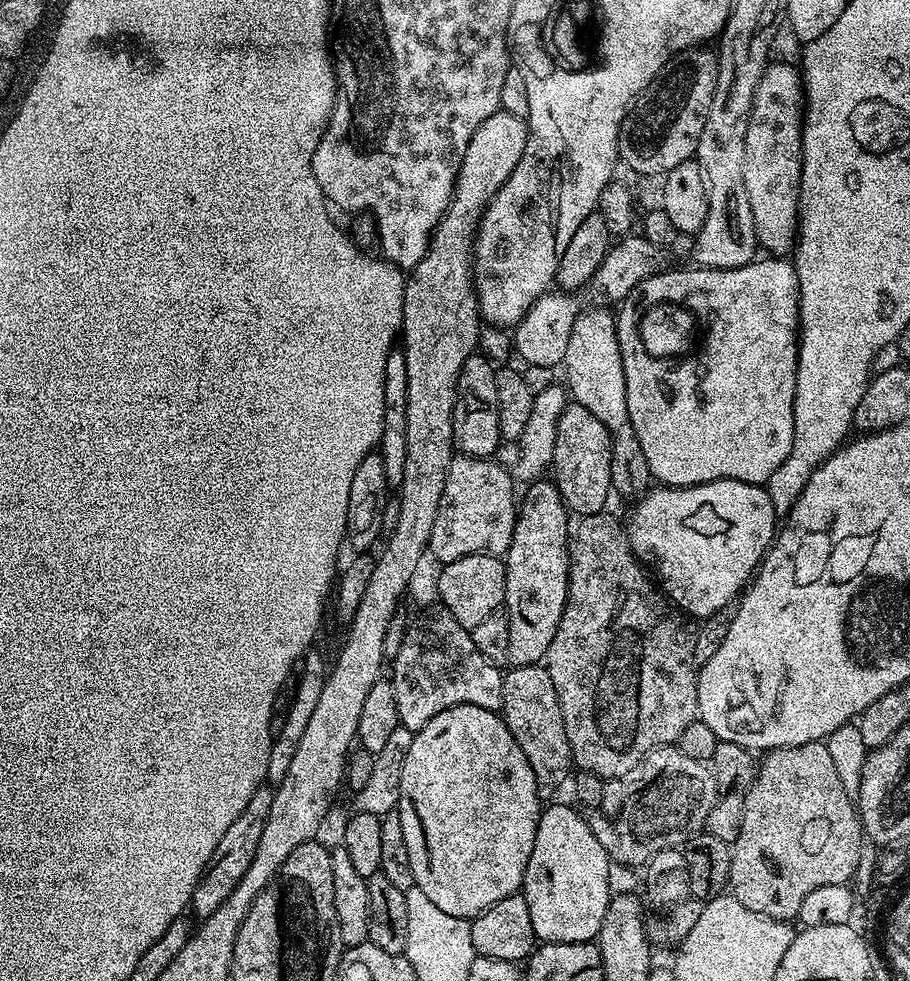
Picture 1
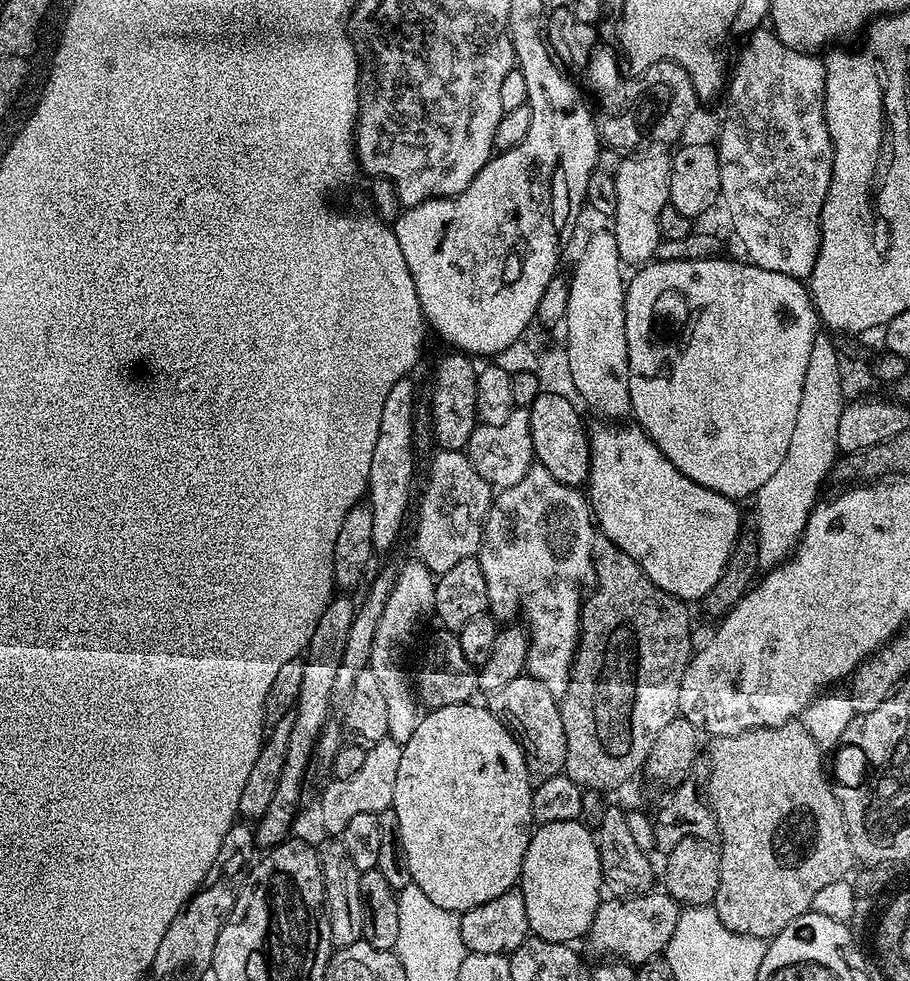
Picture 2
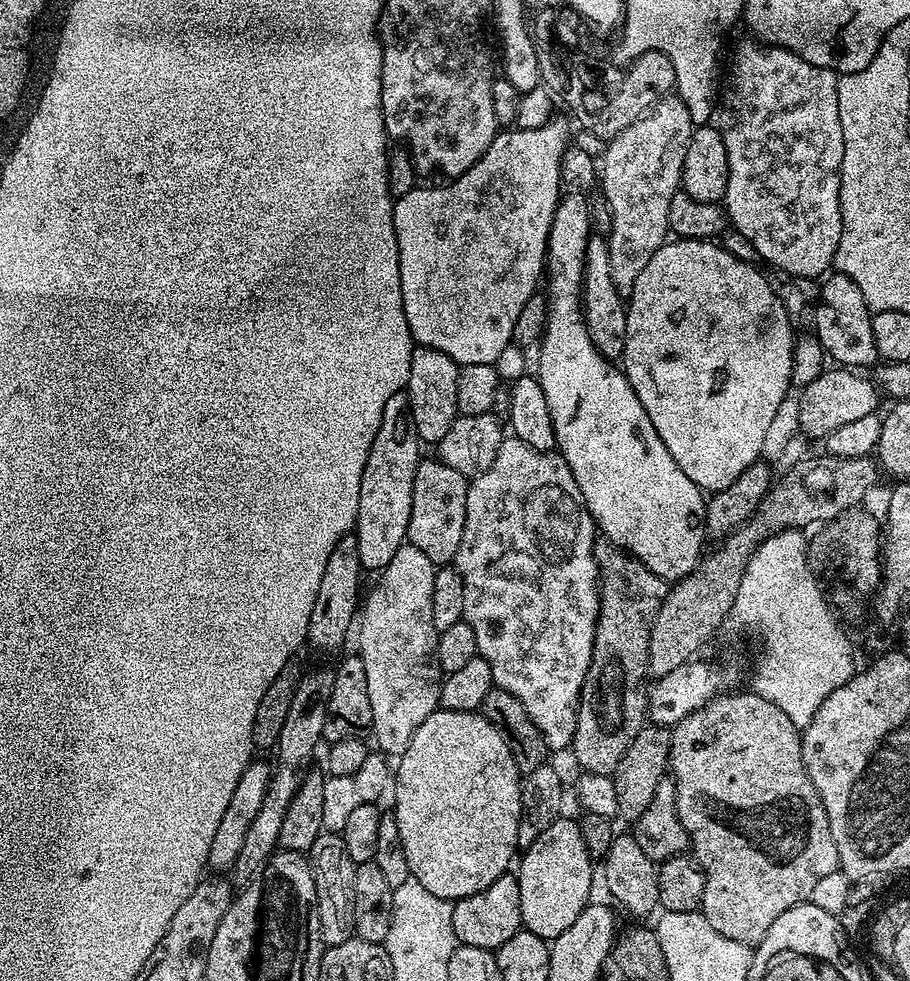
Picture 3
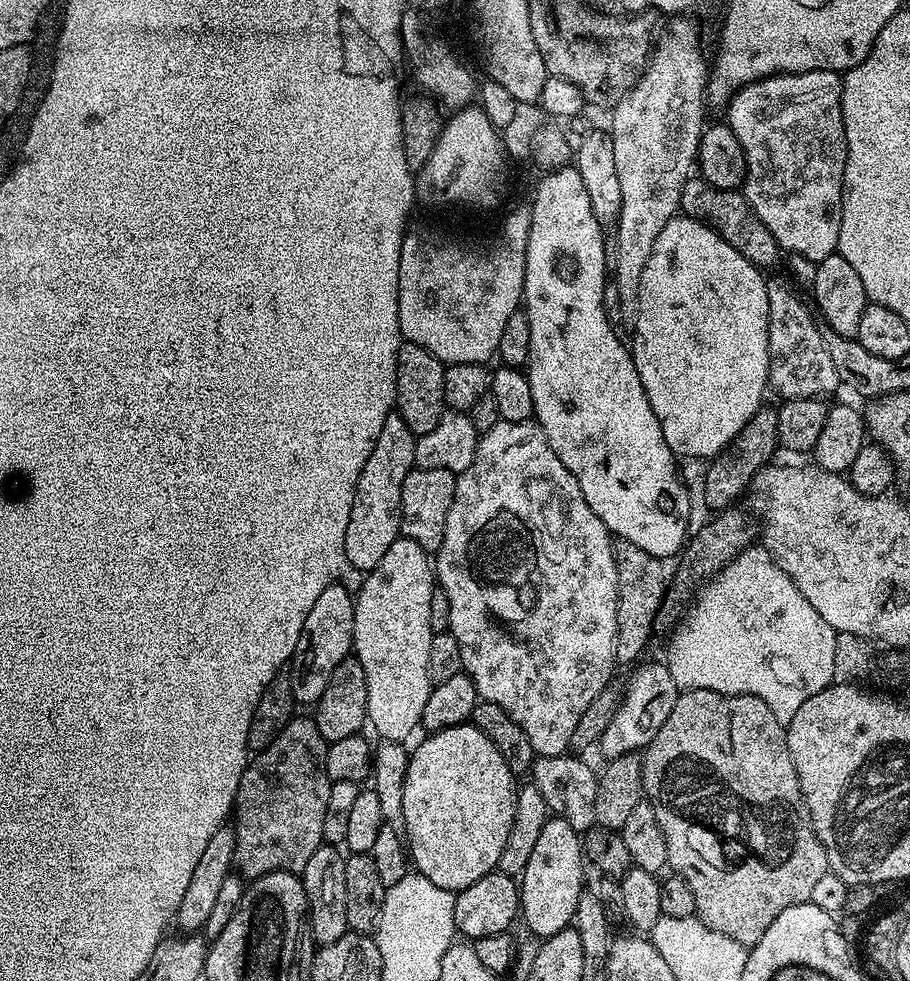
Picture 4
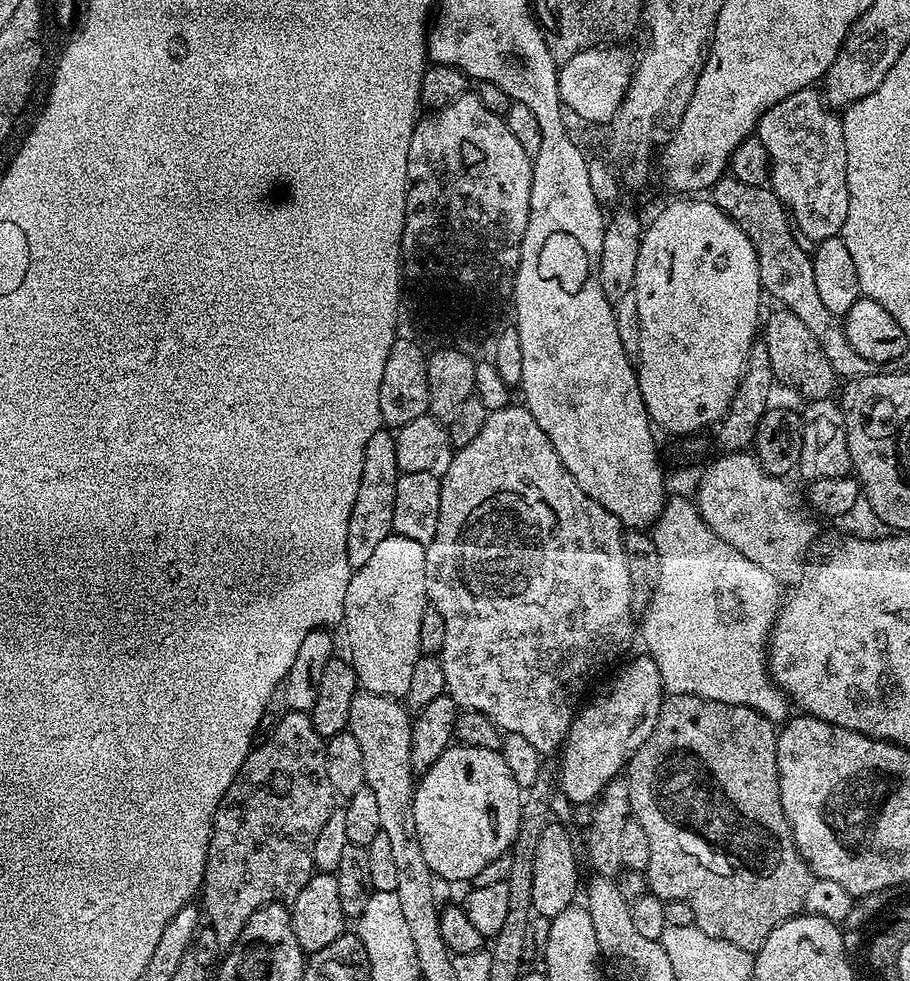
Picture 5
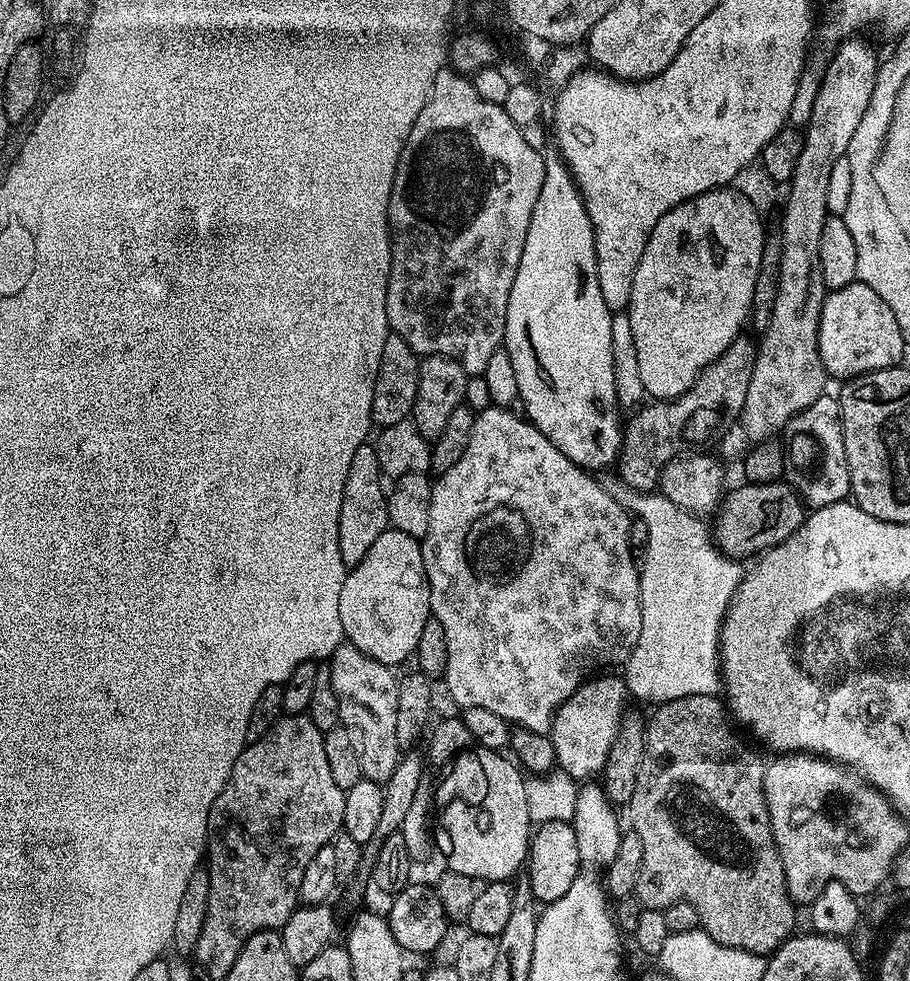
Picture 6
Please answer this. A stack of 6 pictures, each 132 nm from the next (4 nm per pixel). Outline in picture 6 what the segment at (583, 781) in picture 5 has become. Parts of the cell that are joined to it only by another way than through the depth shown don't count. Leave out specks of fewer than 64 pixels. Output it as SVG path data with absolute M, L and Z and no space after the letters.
M612 674L589 679L575 688L561 702L559 710L552 716L550 748L552 744L552 752L560 763L557 765L576 778L580 778L590 764L596 759L597 763L602 754L607 753L608 747L614 742L614 734L620 725L620 718L626 712L624 699L630 696L629 686L621 677L619 680L616 676L608 675Z

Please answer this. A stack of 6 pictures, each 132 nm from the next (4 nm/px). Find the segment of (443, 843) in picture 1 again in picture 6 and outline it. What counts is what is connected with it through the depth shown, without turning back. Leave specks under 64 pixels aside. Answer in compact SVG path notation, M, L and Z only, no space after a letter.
M484 746L484 764L488 764L488 800L484 800L484 808L452 808L452 816L448 816L448 828L452 828L452 836L446 841L446 855L449 869L458 874L470 874L470 878L478 878L485 882L493 880L511 881L525 867L528 858L528 845L530 843L530 829L533 827L532 819L526 810L526 776L523 776L499 751Z

